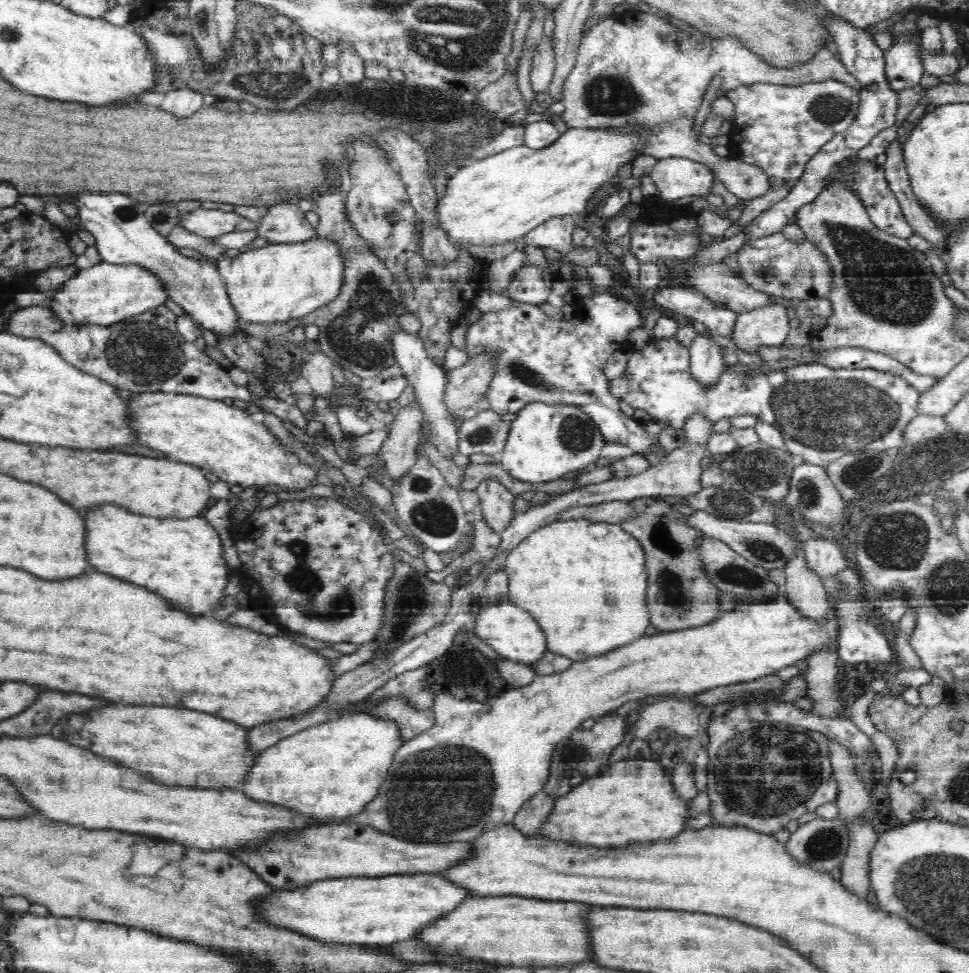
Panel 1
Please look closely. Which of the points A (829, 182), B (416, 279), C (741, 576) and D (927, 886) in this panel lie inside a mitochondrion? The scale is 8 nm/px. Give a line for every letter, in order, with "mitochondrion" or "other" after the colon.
A: other
B: mitochondrion
C: mitochondrion
D: mitochondrion

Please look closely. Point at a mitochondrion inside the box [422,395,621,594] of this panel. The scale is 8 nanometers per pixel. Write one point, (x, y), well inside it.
(576, 435)

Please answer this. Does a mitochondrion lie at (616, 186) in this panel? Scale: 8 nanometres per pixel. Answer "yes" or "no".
no

